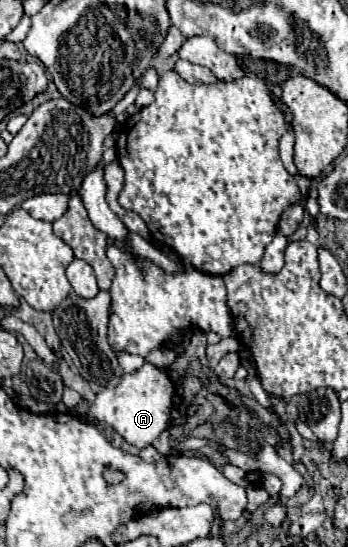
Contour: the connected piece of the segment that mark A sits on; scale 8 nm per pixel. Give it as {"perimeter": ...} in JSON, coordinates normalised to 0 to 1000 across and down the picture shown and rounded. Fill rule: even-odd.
{"perimeter":[[[420,664],[402,678],[379,686],[356,682],[345,704],[293,711],[276,722],[276,733],[259,740],[253,755],[276,770],[316,777],[339,795],[356,799],[362,810],[408,821],[408,817],[425,817],[489,773],[489,748],[500,740],[494,704],[500,697],[477,678]]]}

